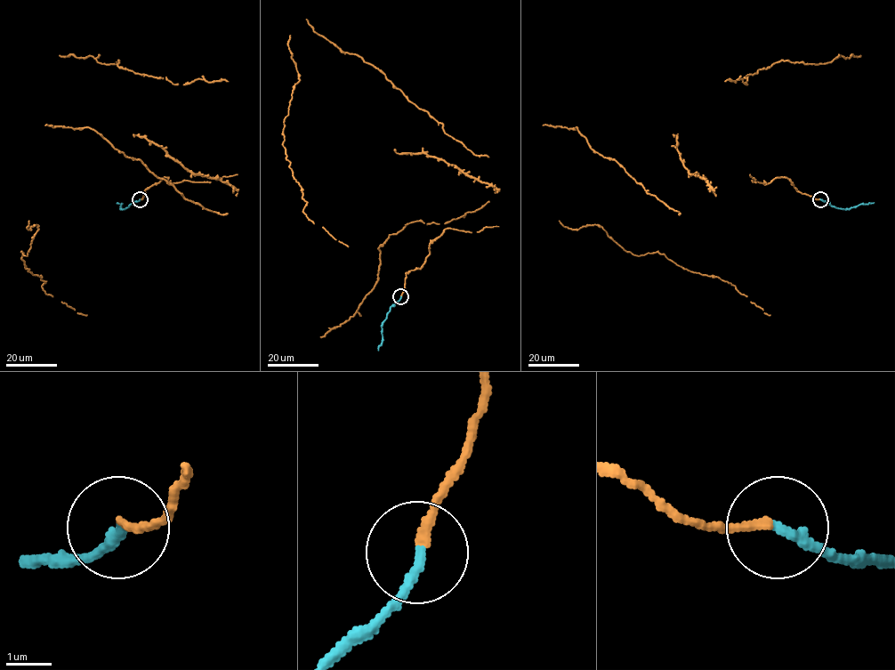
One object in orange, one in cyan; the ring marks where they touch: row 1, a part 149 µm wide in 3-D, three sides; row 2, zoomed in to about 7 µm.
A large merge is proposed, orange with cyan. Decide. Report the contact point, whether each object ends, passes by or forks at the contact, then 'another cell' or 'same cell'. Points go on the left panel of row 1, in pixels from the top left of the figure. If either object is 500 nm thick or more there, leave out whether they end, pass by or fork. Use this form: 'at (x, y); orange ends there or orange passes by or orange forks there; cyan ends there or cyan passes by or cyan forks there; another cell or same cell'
at (140, 199); orange ends there; cyan ends there; same cell

